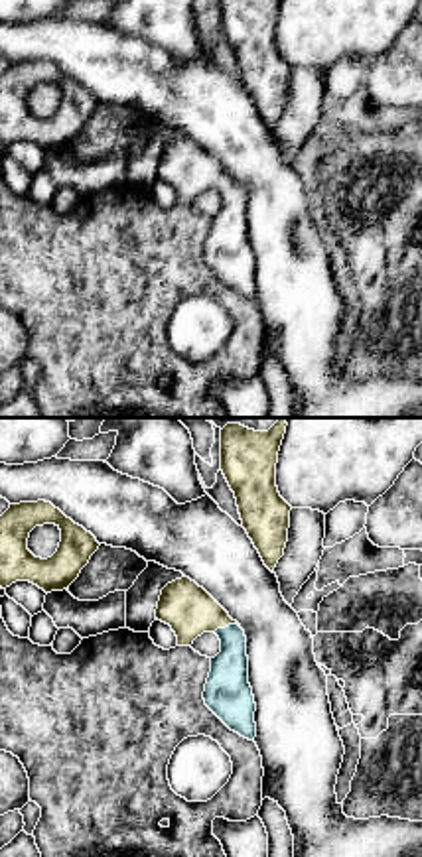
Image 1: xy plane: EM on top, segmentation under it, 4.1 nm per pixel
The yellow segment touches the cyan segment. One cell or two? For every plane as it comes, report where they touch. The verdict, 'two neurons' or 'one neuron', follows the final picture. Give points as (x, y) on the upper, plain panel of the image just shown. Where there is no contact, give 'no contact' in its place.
(225, 184)

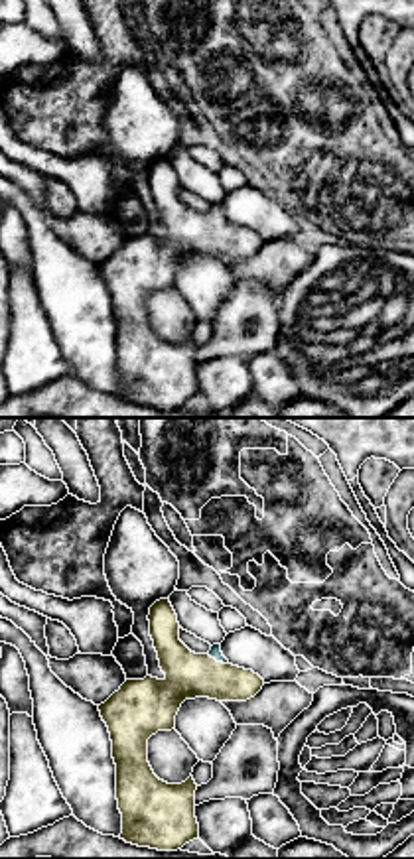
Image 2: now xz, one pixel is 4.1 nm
(215, 219)

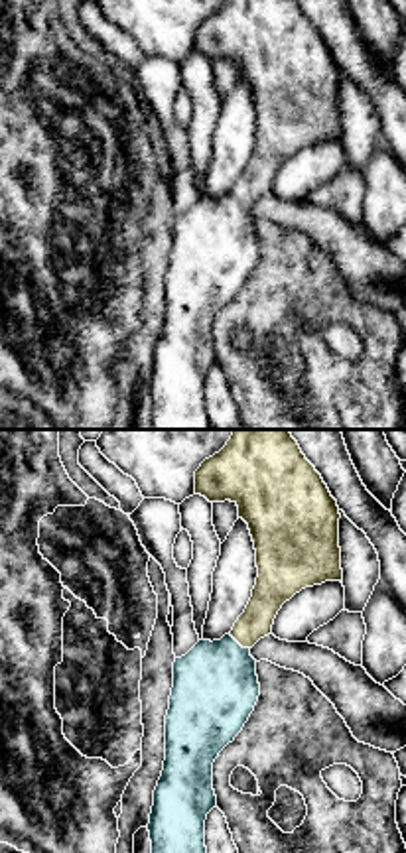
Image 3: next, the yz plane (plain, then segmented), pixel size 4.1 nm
(239, 201)

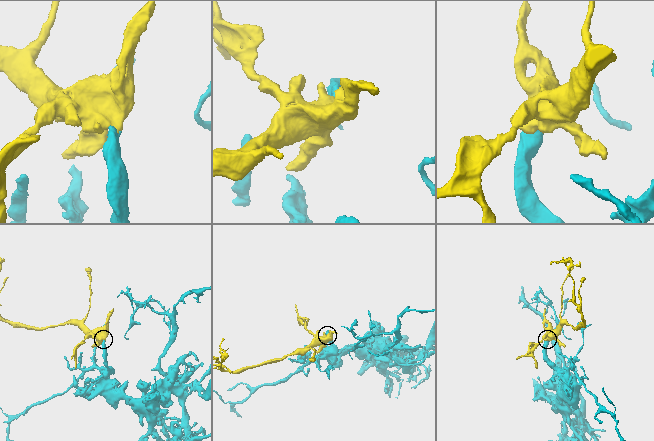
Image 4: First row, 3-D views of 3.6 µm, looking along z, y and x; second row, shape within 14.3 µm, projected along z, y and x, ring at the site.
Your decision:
one neuron

